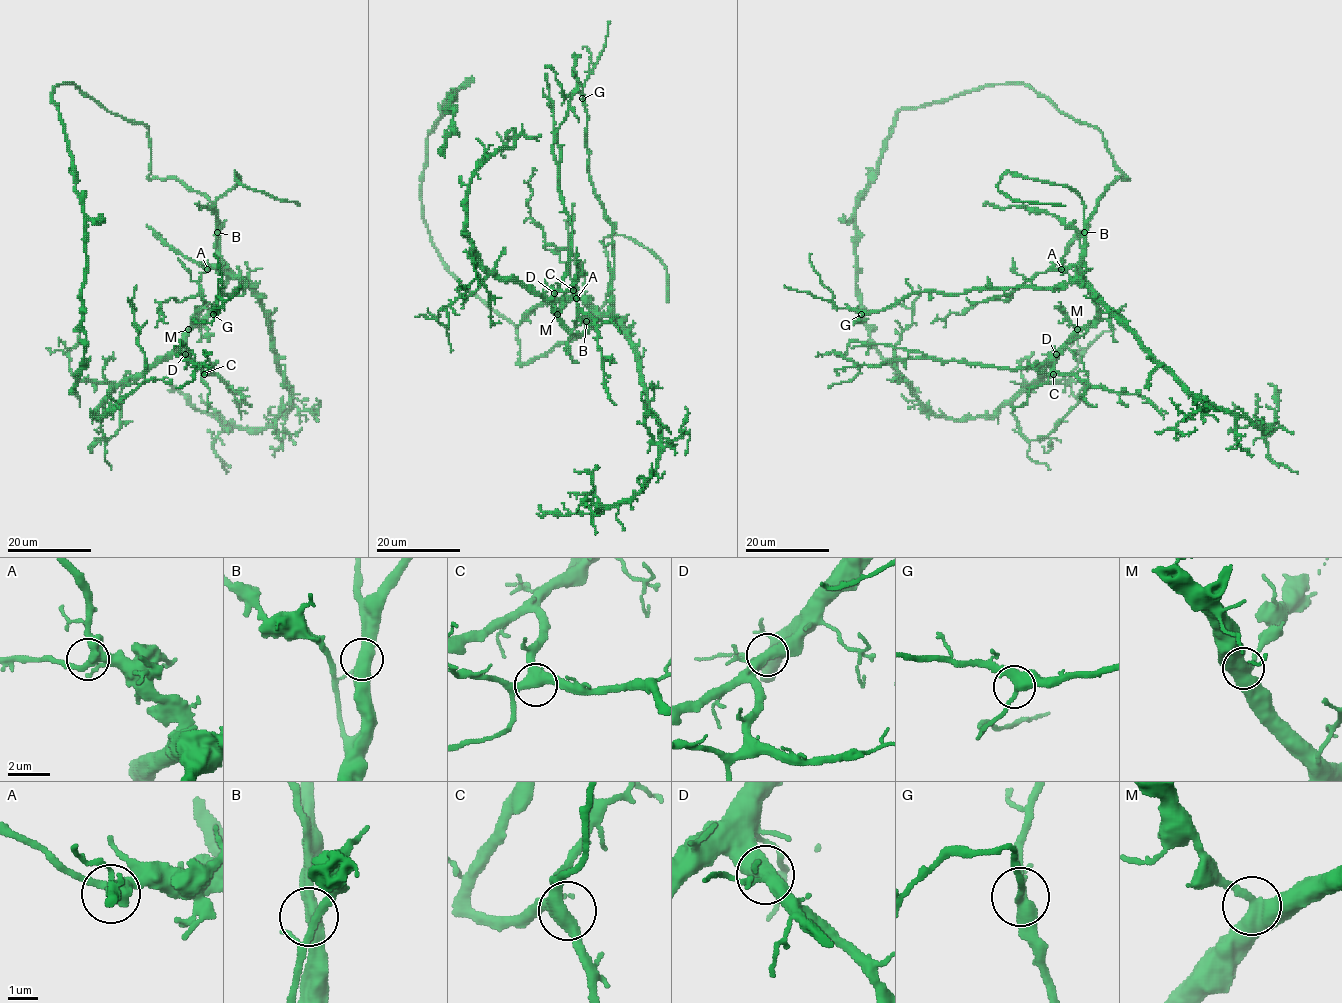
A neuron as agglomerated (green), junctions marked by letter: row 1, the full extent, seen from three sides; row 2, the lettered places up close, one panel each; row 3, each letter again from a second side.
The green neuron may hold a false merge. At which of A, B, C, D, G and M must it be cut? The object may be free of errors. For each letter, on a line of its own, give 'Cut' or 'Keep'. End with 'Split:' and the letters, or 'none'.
A: Keep
B: Keep
C: Keep
D: Keep
G: Keep
M: Keep
Split: none

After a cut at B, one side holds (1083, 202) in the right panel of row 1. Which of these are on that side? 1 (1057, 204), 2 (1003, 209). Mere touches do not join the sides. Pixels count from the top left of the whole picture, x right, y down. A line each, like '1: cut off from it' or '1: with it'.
1: with it
2: cut off from it

